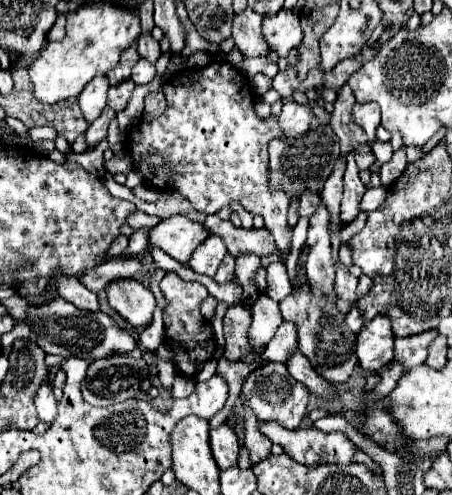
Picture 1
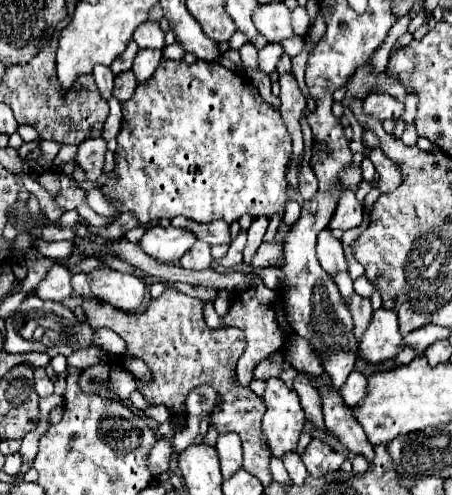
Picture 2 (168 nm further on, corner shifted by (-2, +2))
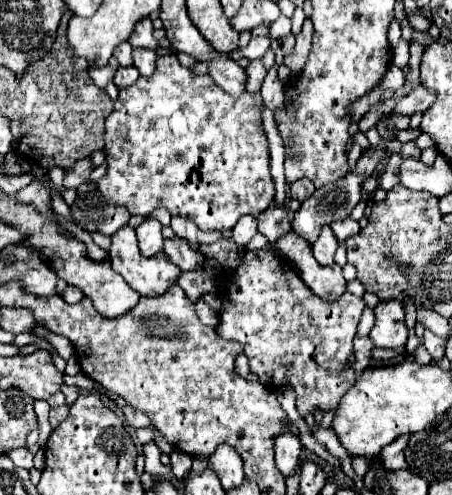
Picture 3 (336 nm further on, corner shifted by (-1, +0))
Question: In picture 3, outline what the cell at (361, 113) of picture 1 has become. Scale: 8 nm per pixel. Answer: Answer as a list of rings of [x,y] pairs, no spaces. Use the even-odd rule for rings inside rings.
[[[417,86],[411,90],[395,108],[395,114],[415,114],[415,112],[425,112],[431,104],[435,102],[435,92],[427,92],[427,88]]]

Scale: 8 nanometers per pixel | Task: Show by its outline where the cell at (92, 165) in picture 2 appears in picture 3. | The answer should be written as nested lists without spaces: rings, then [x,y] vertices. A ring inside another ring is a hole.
[[[85,158],[85,160],[79,160],[79,162],[75,162],[69,170],[65,170],[63,186],[75,190],[79,184],[89,182],[89,174],[91,174],[91,162],[89,162],[87,158]]]

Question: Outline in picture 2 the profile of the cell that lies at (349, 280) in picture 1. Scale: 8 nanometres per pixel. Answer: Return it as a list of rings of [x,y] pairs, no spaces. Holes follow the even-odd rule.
[[[322,230],[322,234],[318,236],[318,260],[320,260],[320,266],[332,276],[340,270],[348,270],[348,262],[346,262],[346,256],[344,256],[344,250],[342,250],[342,244],[340,240],[336,240],[330,230]]]

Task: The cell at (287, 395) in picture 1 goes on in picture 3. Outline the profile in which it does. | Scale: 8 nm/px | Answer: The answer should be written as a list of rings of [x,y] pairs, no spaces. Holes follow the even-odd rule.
[[[285,432],[275,438],[275,462],[283,476],[293,476],[297,472],[299,452],[301,452],[301,442],[293,434]]]

